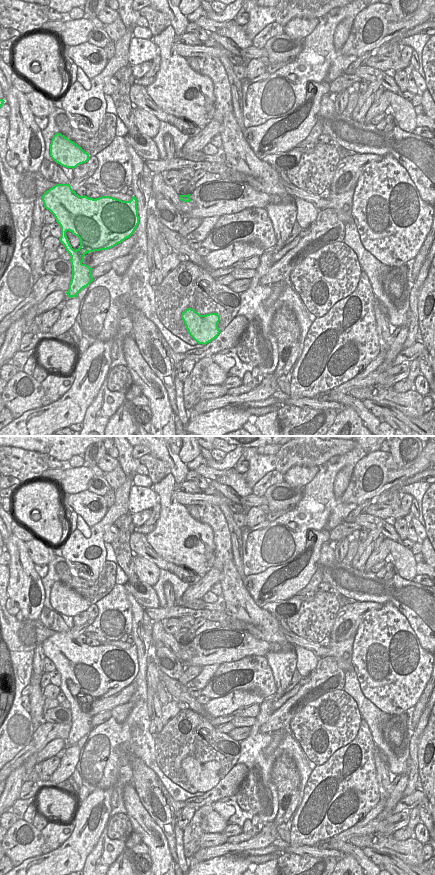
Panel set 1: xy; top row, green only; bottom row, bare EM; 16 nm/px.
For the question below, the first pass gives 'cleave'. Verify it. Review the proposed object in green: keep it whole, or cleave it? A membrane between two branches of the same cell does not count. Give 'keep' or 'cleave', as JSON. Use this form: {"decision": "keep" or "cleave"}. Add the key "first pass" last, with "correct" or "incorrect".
{"decision": "keep", "first pass": "incorrect"}

